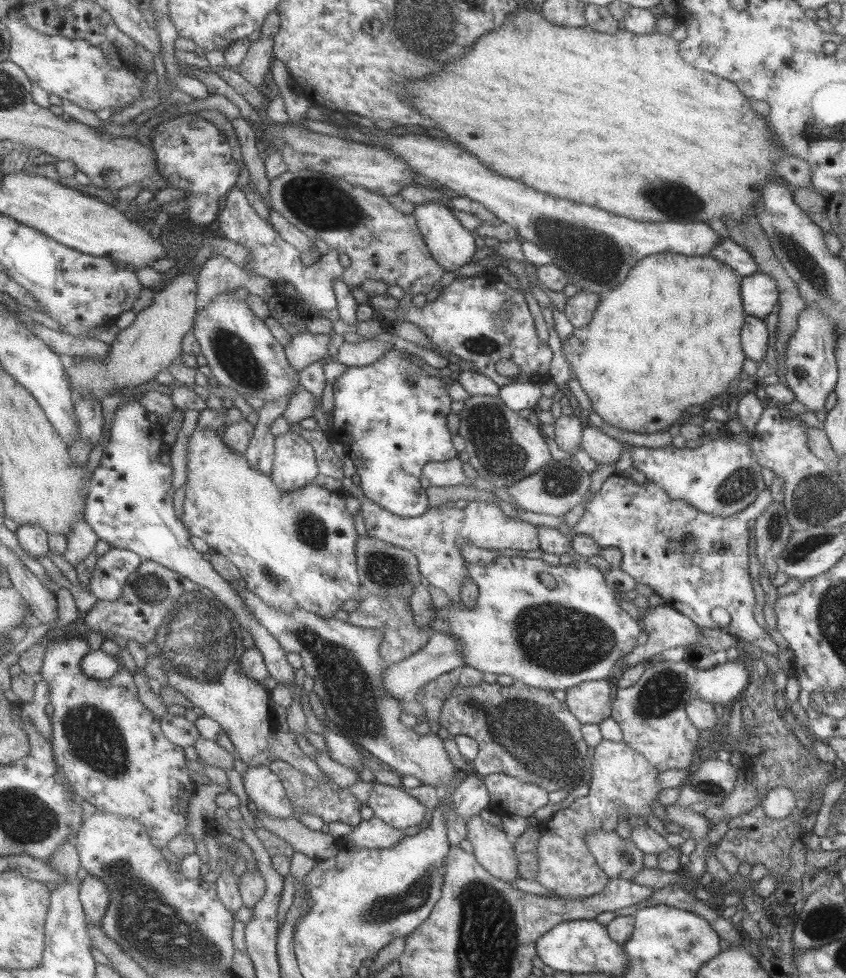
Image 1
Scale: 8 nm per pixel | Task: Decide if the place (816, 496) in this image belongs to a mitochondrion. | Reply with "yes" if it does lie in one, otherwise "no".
yes

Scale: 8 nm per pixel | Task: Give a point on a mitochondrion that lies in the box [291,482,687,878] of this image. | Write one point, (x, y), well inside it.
(530, 733)

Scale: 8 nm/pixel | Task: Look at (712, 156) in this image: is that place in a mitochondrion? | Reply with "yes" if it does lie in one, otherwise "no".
no

